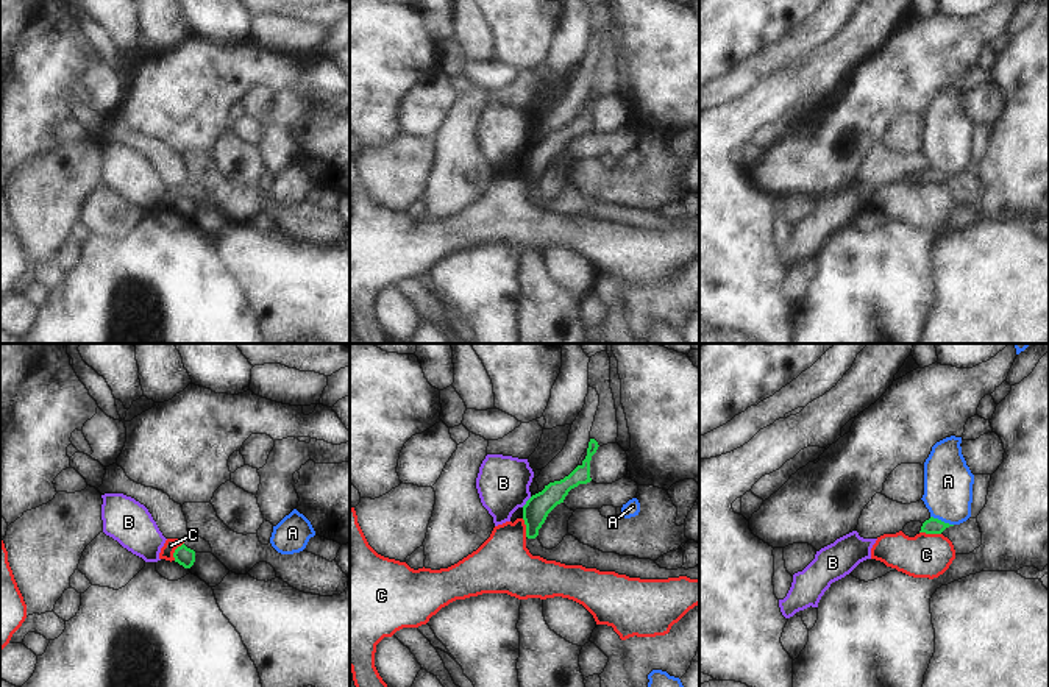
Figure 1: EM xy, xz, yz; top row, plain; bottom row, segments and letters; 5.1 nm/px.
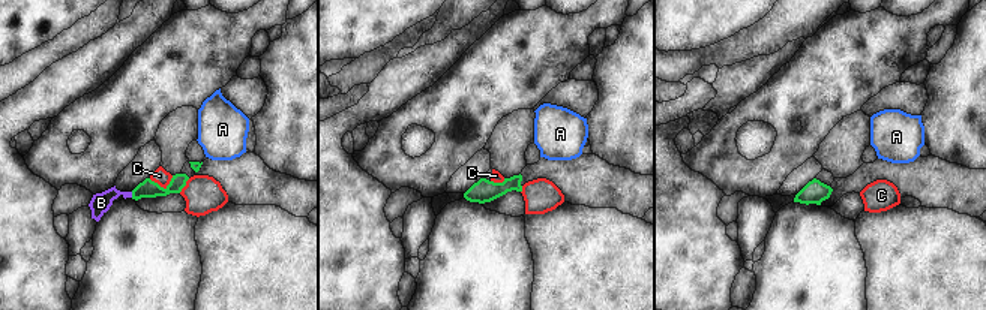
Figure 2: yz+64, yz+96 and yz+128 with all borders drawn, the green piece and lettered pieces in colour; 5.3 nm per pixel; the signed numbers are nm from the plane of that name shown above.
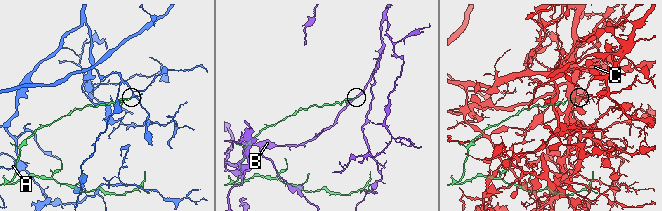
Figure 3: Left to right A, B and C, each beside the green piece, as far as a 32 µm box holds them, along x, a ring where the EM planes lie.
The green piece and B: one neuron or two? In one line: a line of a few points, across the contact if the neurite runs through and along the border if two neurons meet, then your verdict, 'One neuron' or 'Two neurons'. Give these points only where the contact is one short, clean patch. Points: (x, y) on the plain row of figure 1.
Line: xz (531, 147), (522, 156). Two neurons

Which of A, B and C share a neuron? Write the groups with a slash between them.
A / B / C

